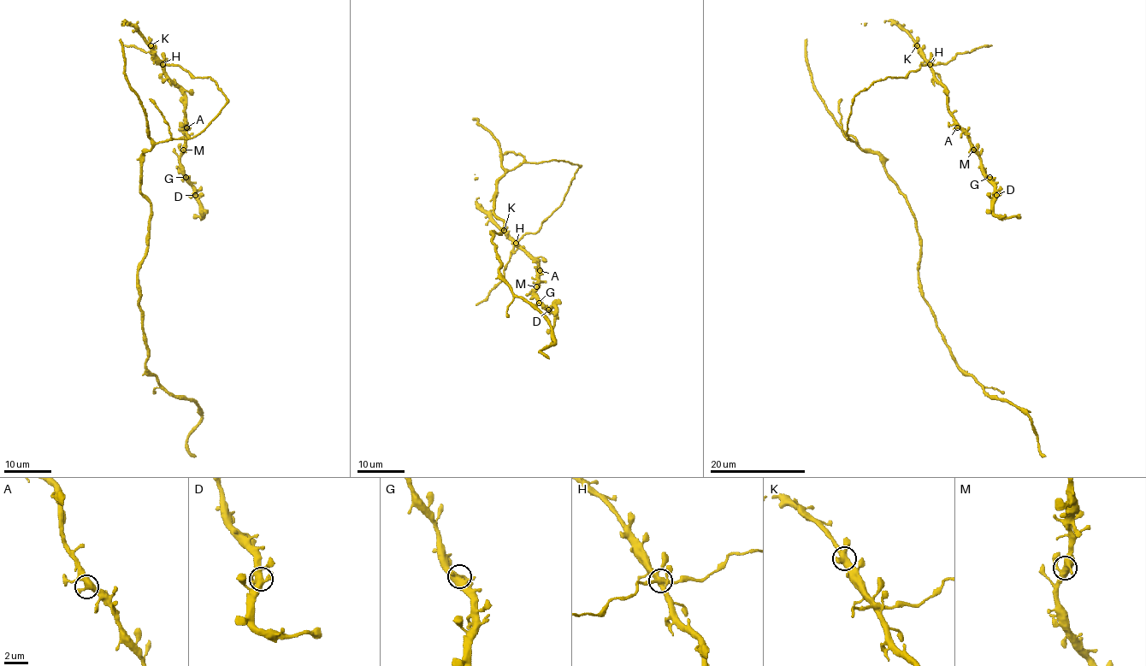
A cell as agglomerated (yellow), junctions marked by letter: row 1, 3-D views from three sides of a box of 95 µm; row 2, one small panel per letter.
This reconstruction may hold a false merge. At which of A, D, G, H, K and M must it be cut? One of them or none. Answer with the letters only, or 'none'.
none

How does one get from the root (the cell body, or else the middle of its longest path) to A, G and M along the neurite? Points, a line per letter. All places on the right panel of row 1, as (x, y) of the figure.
A: (862, 149), (847, 133), (853, 97), (874, 82), (903, 77), (920, 65), (927, 64), (945, 89), (957, 127)
G: (862, 149), (847, 133), (853, 97), (874, 82), (903, 77), (927, 64), (945, 89), (948, 112), (989, 177)
M: (862, 149), (847, 133), (853, 97), (874, 82), (903, 77), (927, 64), (945, 89), (948, 112), (973, 150)

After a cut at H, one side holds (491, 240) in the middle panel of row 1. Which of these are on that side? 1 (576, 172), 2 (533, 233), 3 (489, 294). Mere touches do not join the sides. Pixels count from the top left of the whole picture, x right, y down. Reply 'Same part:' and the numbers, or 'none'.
Same part: 1

